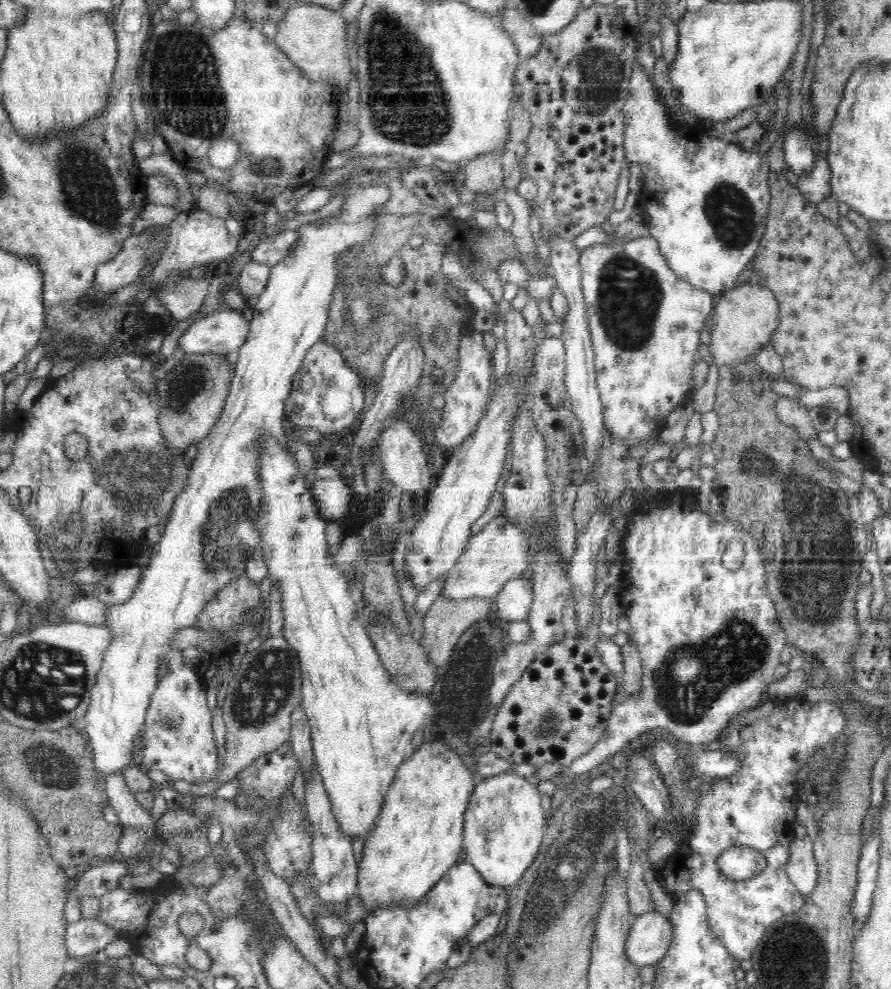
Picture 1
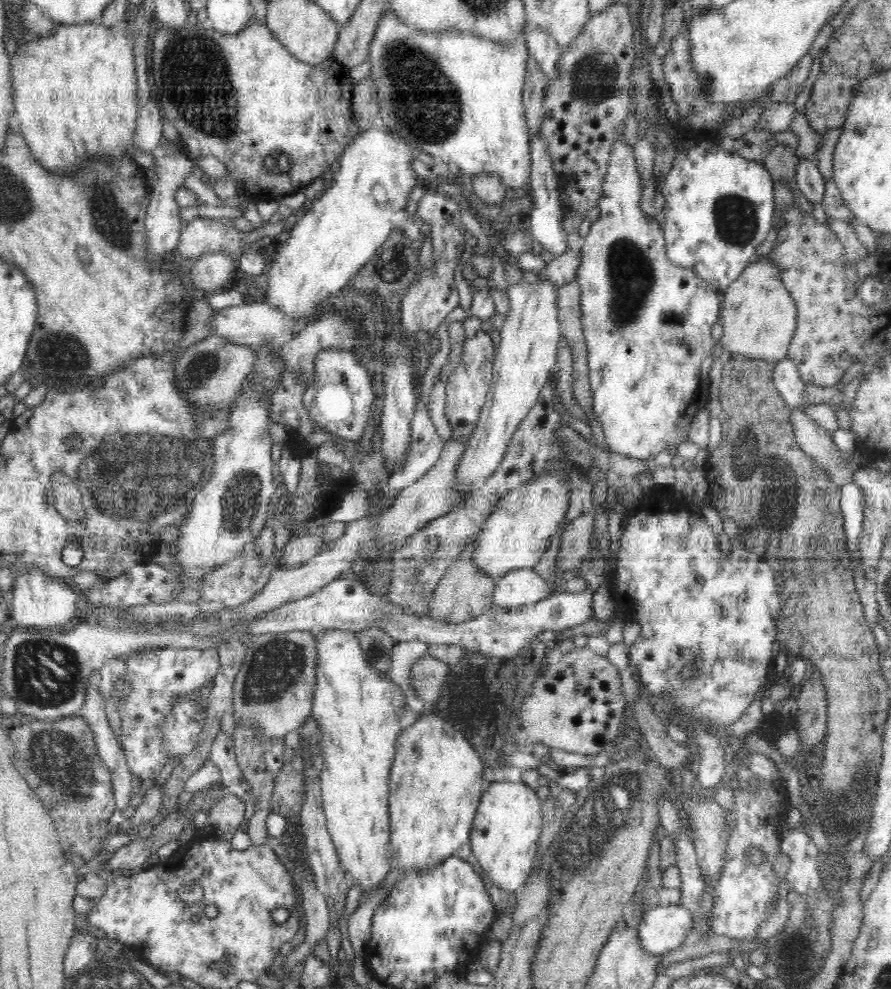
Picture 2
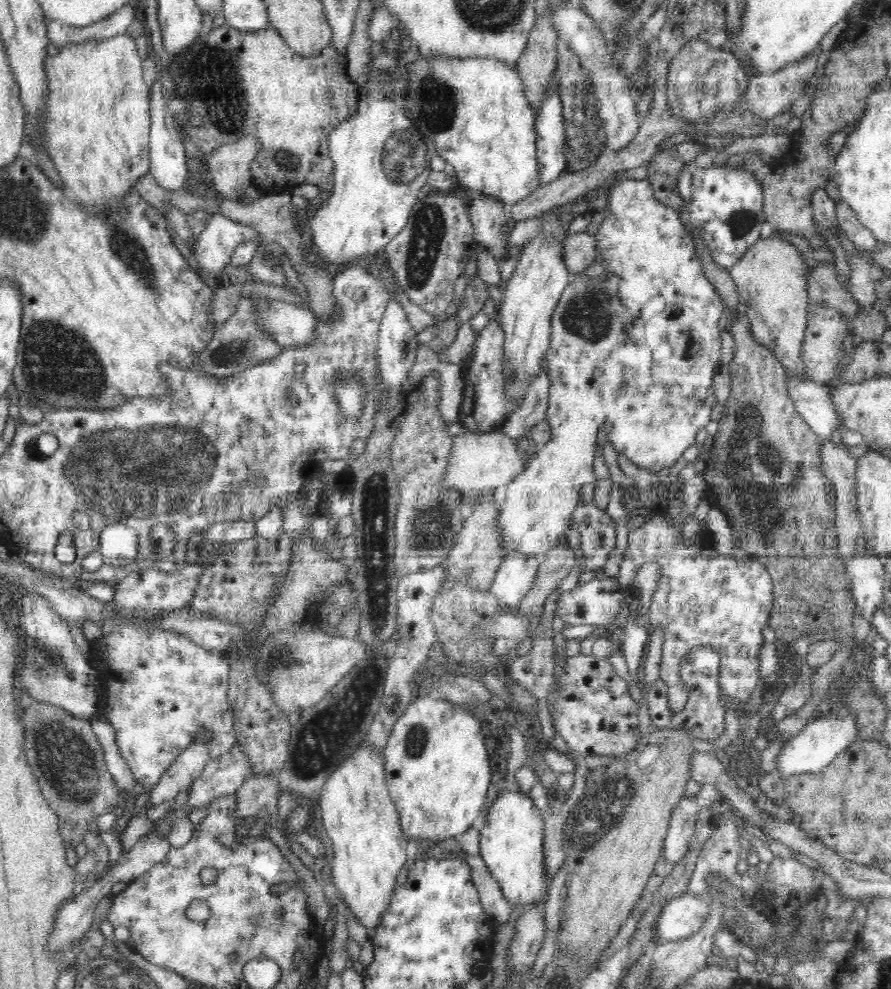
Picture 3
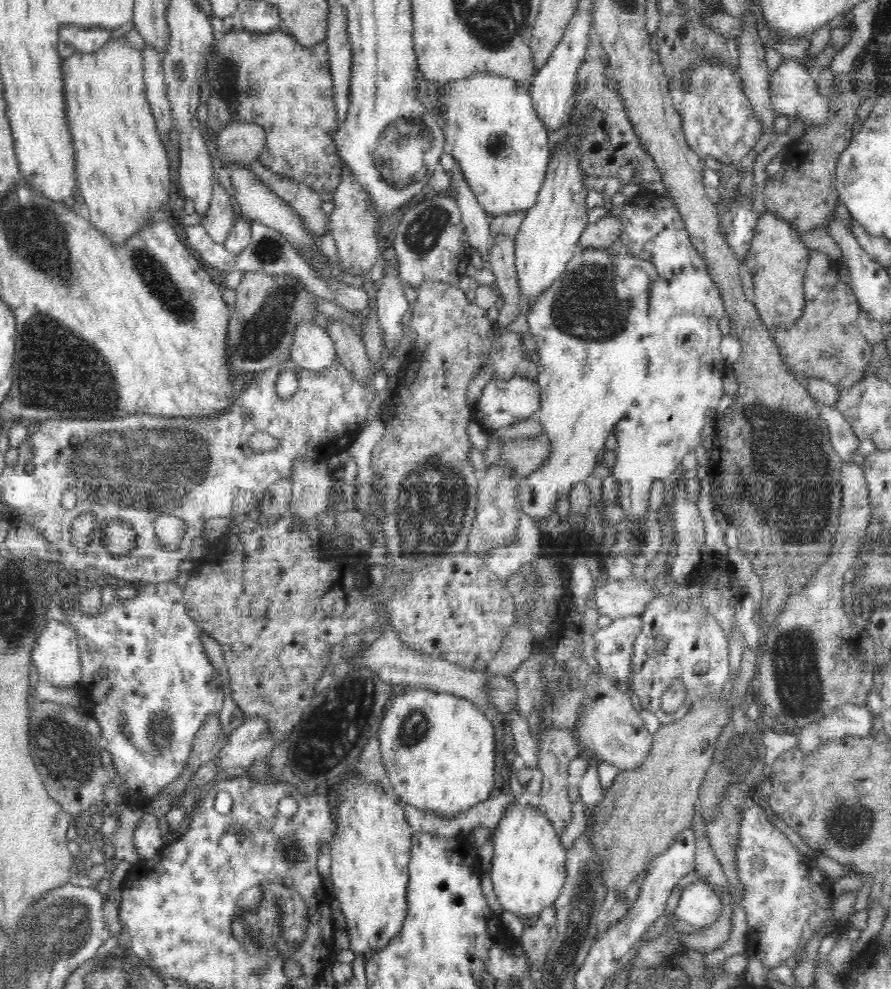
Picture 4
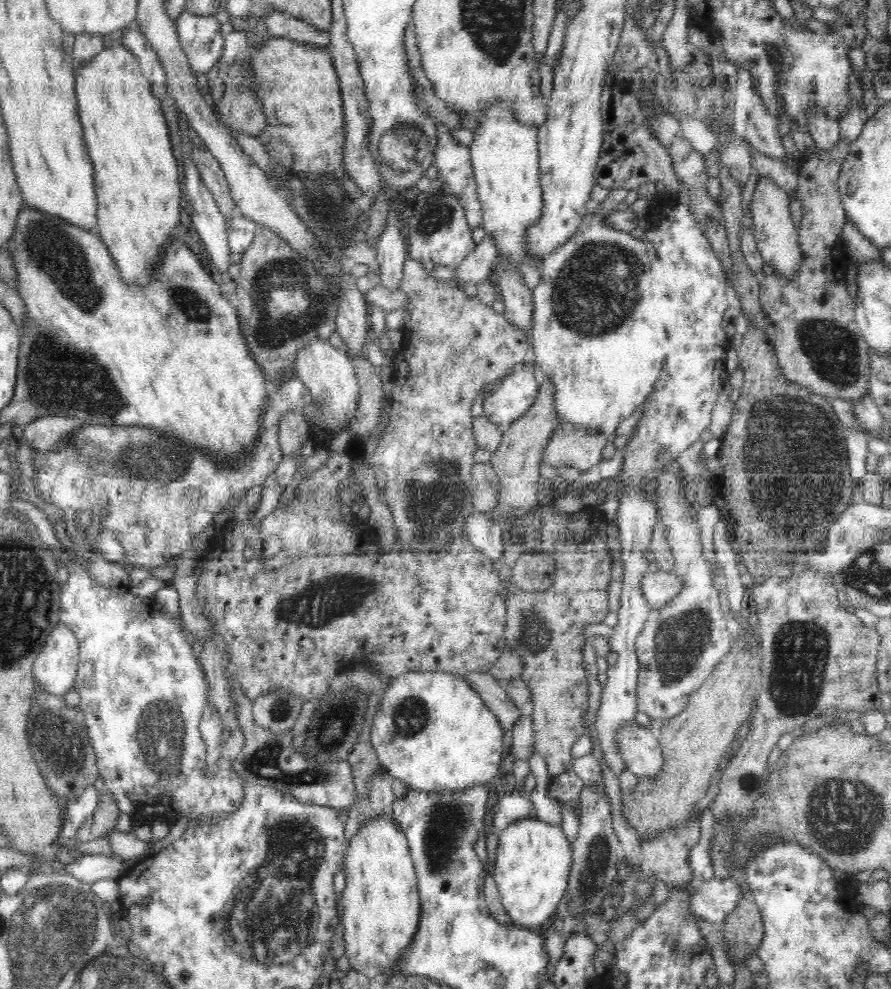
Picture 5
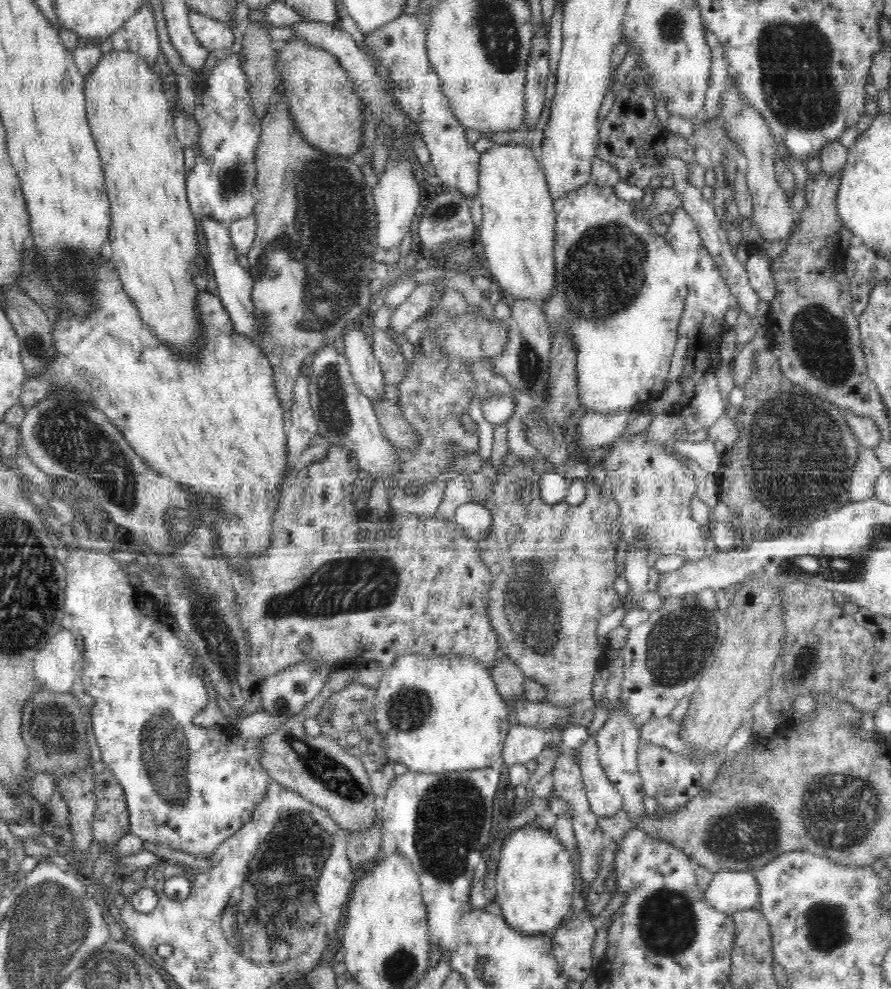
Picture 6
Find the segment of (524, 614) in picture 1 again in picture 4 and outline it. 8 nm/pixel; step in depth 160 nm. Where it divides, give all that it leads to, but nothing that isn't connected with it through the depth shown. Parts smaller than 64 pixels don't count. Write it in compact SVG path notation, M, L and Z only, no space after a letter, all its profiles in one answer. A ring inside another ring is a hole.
M522 515L521 520L521 529L516 536L516 542L509 547L491 549L484 558L486 567L505 582L506 578L520 572L522 566L528 566L538 560L545 546L544 536L535 522L525 515Z

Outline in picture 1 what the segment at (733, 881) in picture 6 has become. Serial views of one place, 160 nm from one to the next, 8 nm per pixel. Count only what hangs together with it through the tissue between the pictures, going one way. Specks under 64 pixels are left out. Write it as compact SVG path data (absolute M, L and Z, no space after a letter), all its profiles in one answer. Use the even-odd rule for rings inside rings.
M655 910L636 916L625 942L627 959L638 967L656 965L666 954L673 930L669 919Z

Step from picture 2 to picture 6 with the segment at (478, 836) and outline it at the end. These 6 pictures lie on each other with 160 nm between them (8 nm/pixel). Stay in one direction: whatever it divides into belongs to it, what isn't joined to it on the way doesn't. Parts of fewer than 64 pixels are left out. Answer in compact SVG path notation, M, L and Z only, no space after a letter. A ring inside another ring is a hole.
M520 826L503 840L500 857L495 861L497 869L495 902L501 907L505 921L514 930L525 935L551 935L562 924L564 916L569 916L575 906L574 864L571 853L562 844L557 834L550 828Z

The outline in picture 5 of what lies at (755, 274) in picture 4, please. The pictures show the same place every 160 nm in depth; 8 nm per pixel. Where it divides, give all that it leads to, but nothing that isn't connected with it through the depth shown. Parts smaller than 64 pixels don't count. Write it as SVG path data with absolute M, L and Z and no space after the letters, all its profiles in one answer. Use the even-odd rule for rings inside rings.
M769 178L758 179L751 200L753 233L758 252L766 266L772 266L783 278L794 278L802 264L802 249L800 249L799 234L791 219L791 200L788 192L776 187Z

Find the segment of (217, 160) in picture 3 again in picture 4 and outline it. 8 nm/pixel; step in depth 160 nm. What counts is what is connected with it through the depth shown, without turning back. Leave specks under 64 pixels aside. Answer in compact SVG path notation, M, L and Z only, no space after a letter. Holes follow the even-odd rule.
M232 122L217 135L212 149L223 164L237 162L250 170L252 162L264 152L266 140L259 124Z

